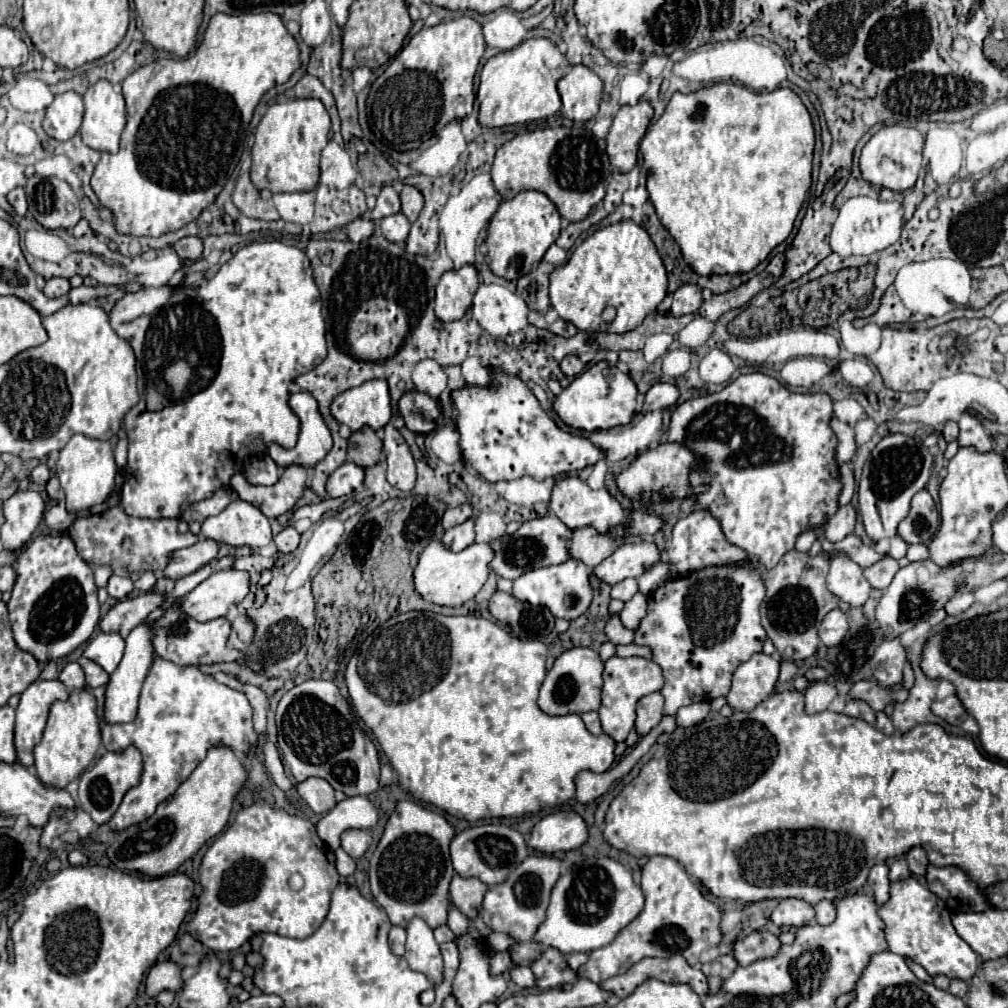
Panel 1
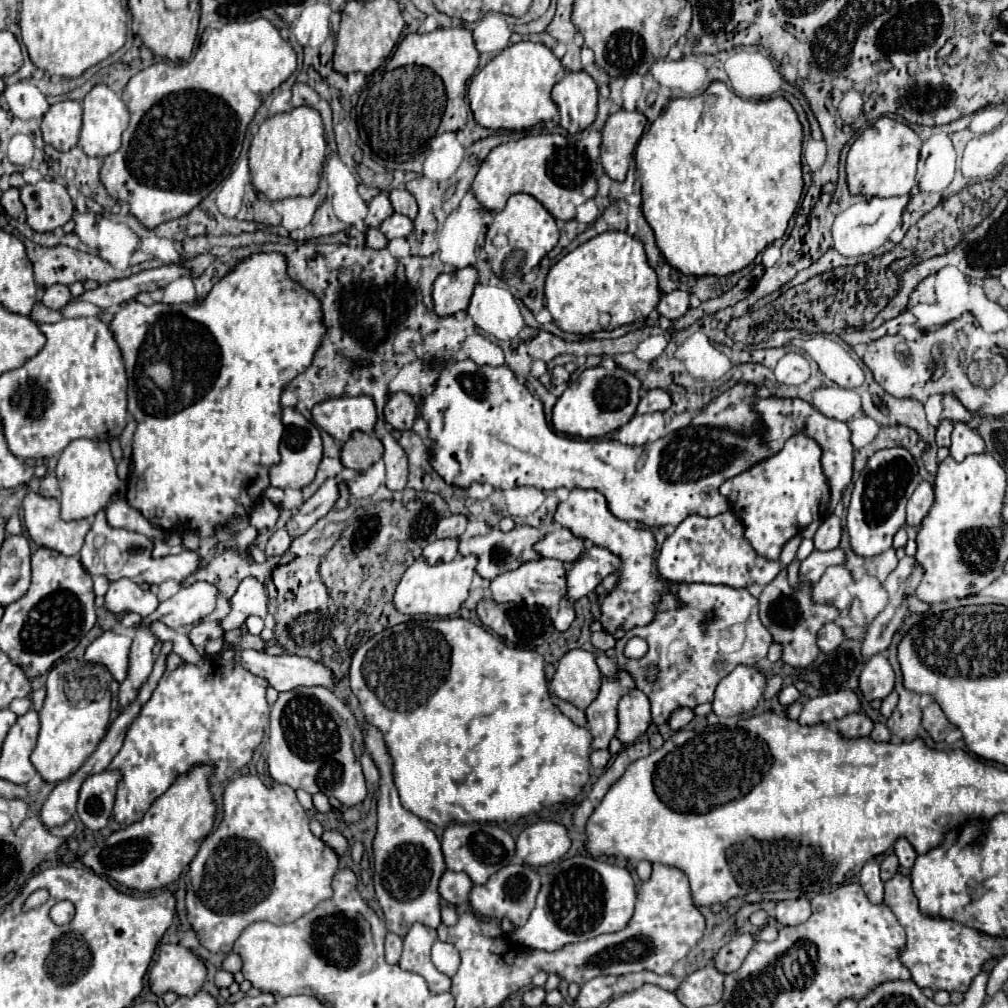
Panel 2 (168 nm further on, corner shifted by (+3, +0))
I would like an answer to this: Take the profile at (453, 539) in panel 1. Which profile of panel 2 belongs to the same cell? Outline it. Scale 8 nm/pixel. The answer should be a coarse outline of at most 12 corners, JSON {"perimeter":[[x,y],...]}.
{"perimeter":[[439,539],[423,549],[427,565],[453,561],[457,539]]}

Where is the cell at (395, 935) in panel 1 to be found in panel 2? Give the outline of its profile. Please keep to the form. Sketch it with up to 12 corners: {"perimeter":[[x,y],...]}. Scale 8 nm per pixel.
{"perimeter":[[387,933],[385,959],[397,965],[403,949],[403,939],[395,933]]}

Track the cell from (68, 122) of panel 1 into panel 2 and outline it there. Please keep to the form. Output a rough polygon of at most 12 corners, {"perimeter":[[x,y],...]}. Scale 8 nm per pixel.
{"perimeter":[[61,101],[43,117],[43,141],[57,151],[77,145],[83,107]]}

